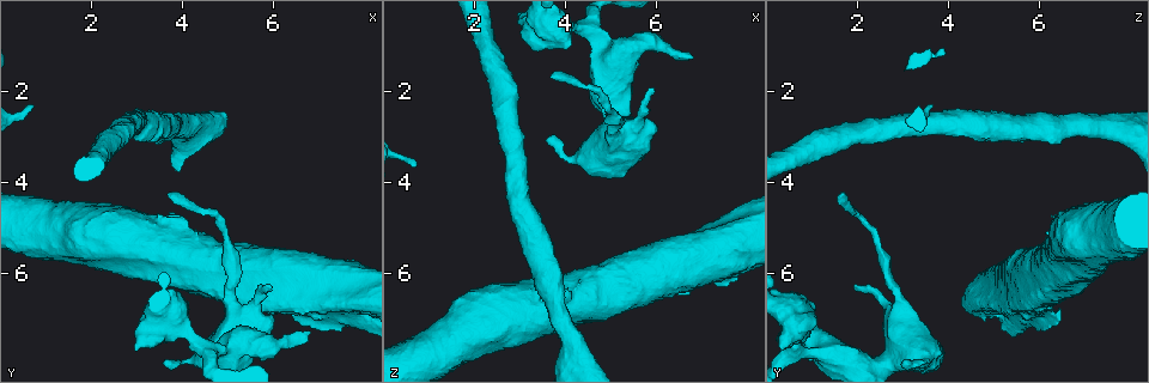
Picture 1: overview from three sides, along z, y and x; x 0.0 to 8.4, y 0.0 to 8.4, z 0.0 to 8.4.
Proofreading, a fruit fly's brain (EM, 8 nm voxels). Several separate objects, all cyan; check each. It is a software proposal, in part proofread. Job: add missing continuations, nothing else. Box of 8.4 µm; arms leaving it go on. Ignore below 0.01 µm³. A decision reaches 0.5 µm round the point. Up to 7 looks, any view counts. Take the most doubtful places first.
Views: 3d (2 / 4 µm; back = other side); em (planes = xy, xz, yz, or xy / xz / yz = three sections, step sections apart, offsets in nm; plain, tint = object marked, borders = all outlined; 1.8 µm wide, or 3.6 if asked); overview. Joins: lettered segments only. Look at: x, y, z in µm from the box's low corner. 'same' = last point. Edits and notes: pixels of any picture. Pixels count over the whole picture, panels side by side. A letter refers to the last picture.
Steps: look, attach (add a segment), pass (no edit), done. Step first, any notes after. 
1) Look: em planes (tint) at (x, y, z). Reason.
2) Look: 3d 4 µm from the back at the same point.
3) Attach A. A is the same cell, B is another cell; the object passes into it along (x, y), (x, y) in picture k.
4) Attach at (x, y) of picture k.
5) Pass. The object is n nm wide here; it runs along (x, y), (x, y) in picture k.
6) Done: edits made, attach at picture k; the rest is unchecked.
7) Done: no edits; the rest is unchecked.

Look: em planes (plain) at (6.80, 7.30, 1.30). An open end.

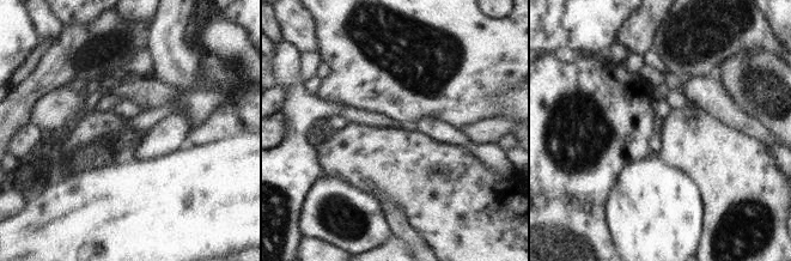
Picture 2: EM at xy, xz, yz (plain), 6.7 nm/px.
Look: em planes (borders) at the same point. What lies round it.

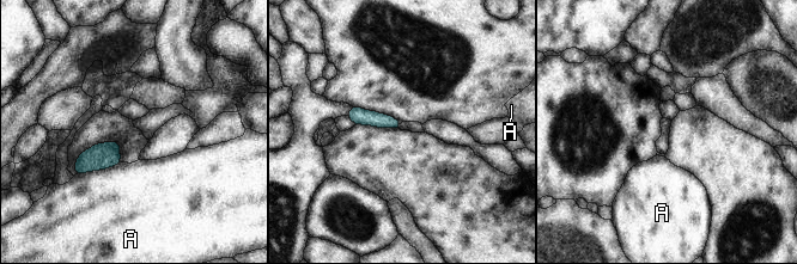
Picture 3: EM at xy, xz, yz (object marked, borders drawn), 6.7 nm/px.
Pass. A is another cell; it runs along (351, 115), (388, 121), (396, 126) in picture 3; no lettered segment goes on from it.

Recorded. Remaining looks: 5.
Look: em xy step 4 (tint) at (3.55, 7.90, 3.10). An open end.

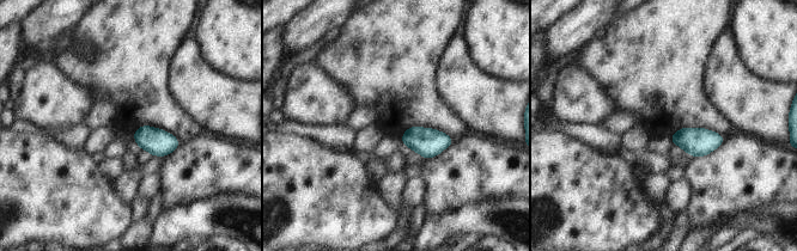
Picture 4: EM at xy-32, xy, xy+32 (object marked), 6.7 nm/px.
Look: em planes (borders) at the same point.

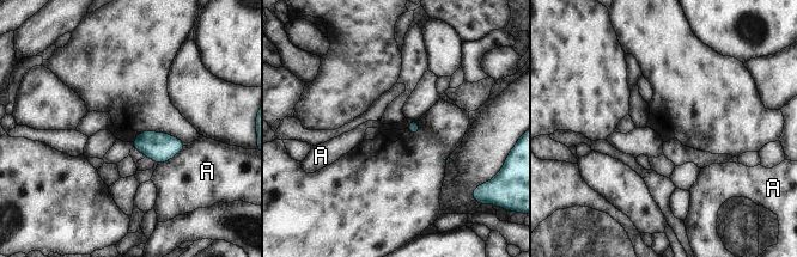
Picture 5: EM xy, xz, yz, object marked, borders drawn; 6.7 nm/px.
Pass. The longest contact is with A, 240 nm; A is another cell; a border runs along (187, 145), (172, 157), (158, 164) in picture 5; no lettered segment goes on from it.

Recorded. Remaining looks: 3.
Look: em planes (borders) at (3.70, 4.30, 1.60). Long arm stops here.

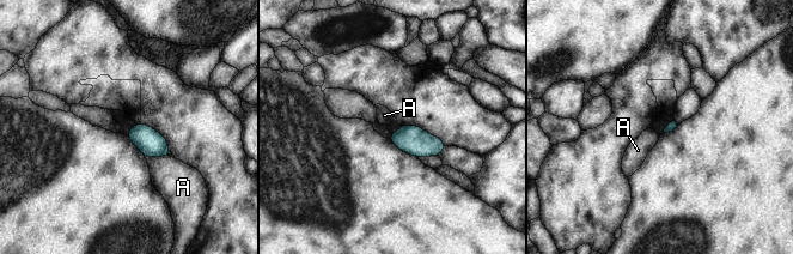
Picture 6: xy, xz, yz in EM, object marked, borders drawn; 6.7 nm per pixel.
Pass. A is another cell; a border runs along (145, 155), (170, 156) in picture 6; no lettered segment goes on from it.

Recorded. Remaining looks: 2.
Done: no edits; the rest is unchecked.

